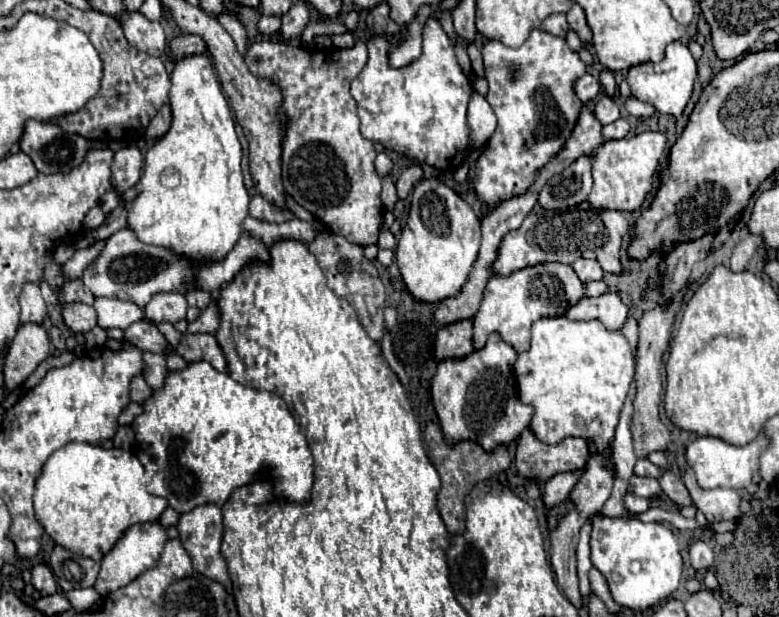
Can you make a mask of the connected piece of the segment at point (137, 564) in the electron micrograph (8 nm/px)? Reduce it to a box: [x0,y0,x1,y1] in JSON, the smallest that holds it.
[94,521,166,597]

